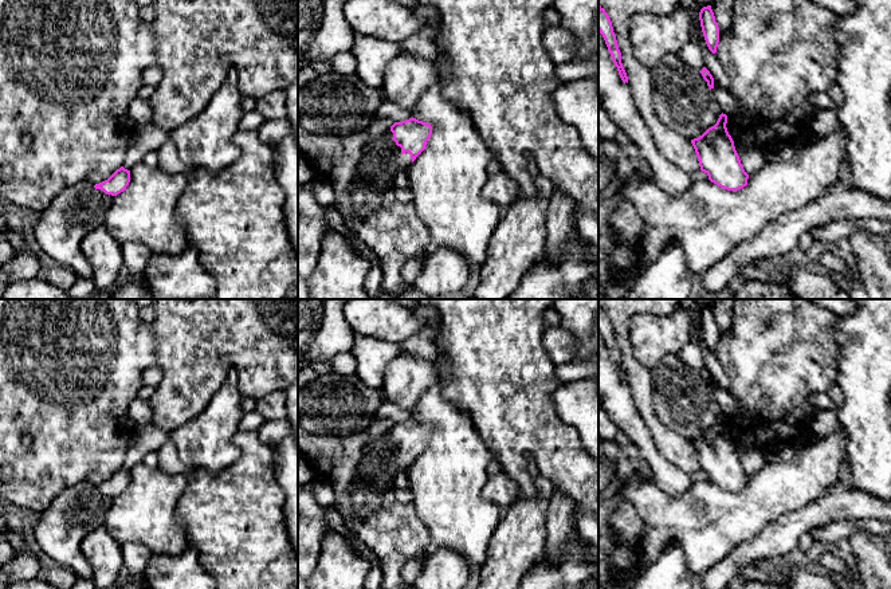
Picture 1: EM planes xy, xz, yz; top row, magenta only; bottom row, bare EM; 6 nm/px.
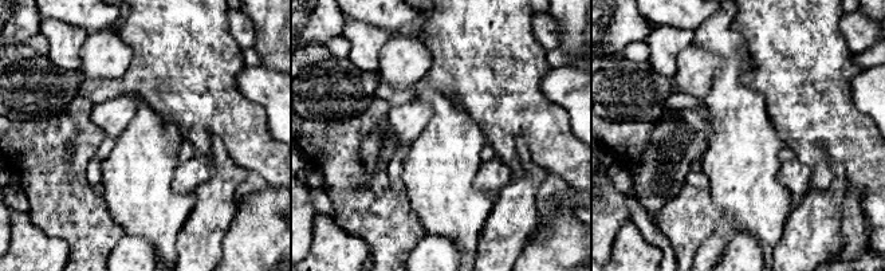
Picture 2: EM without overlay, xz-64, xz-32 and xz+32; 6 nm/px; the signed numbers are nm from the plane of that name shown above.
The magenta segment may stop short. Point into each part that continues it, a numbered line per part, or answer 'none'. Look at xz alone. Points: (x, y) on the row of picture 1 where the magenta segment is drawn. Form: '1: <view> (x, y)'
1: xz (381, 160)

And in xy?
1: xy (63, 223)

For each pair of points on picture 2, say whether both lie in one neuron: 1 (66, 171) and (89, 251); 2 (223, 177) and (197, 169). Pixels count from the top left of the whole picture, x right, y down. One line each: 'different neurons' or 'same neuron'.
1: same neuron
2: different neurons

